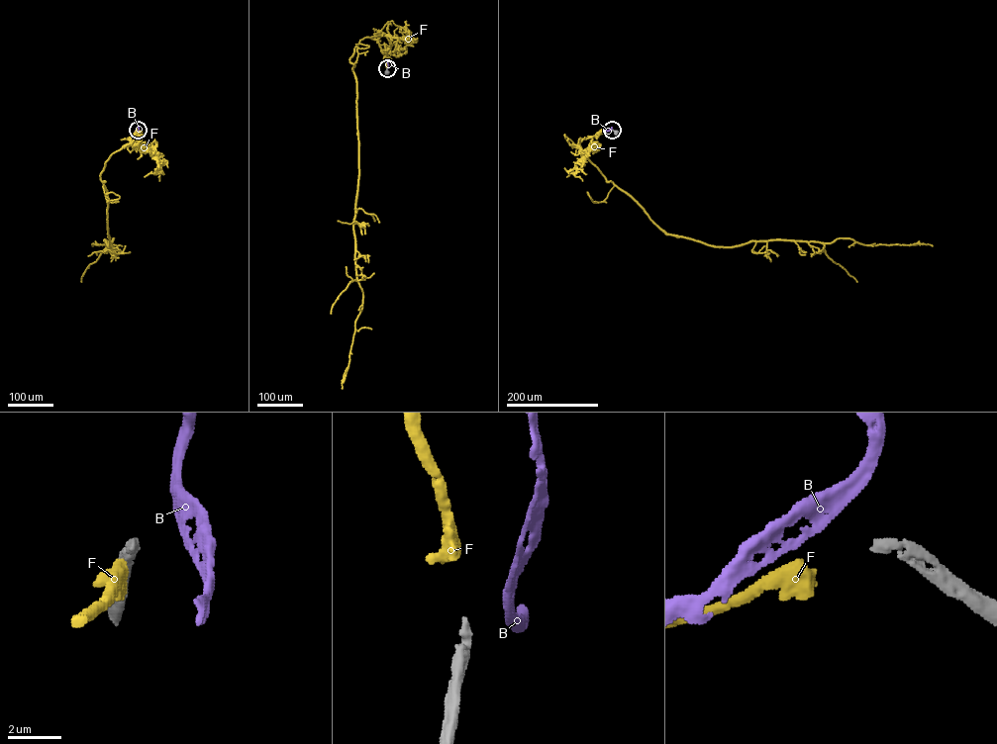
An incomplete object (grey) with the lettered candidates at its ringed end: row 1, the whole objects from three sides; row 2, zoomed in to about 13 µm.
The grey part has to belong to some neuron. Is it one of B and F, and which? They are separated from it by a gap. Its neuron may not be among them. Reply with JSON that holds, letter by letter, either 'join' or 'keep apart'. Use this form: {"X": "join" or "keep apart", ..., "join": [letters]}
{"B": "keep apart", "F": "join", "join": ["F"]}

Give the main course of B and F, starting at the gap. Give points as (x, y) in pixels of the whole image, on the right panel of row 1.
B: (611, 129), (598, 132)
F: (611, 130), (583, 139), (581, 151), (667, 233), (718, 246), (840, 238), (865, 244), (932, 245)

